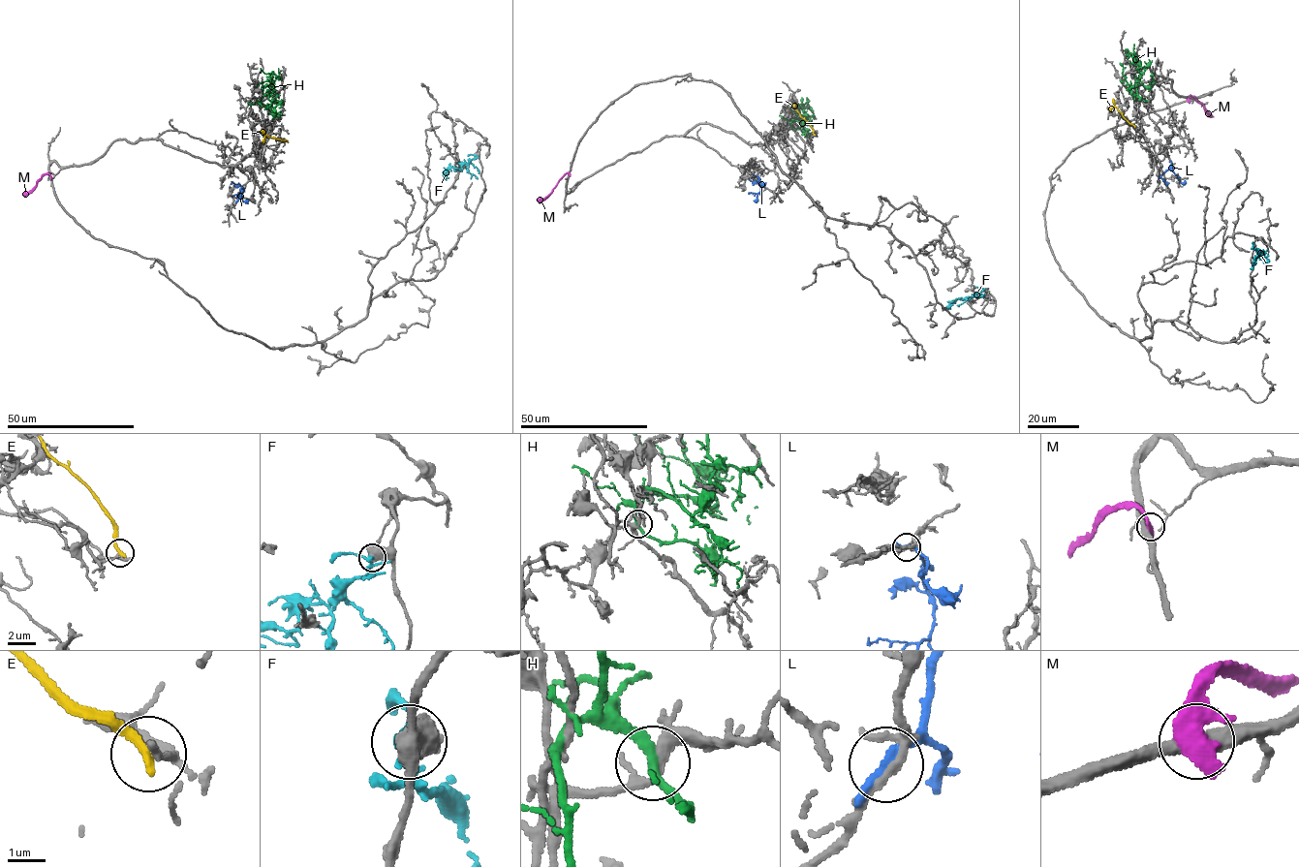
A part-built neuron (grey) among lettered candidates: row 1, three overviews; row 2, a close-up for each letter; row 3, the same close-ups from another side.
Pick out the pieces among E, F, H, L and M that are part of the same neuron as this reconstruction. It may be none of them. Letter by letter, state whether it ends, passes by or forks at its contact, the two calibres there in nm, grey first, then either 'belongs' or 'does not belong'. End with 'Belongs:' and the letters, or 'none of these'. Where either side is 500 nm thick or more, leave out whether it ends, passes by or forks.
E: it ends | 170/280 nm | does not belong
F: 750/150 nm | does not belong
H: it passes by | 240/200 nm | does not belong
L: it passes by | 190/170 nm | does not belong
M: it passes by | 460/360 nm | does not belong
Belongs: none of these

